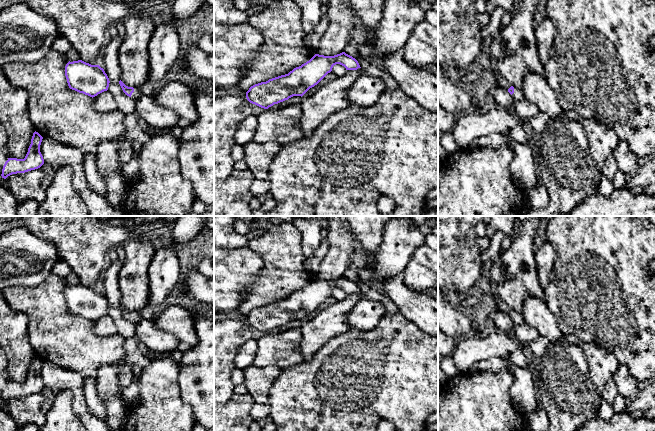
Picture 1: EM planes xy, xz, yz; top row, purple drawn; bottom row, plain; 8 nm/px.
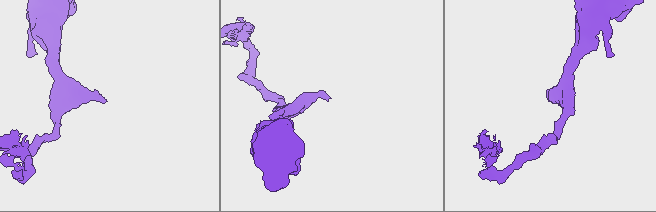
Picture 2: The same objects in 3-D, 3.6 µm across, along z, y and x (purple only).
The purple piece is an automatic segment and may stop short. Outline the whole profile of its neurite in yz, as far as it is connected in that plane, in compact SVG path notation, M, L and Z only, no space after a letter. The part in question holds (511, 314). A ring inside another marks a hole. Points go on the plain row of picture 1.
M511 310L508 313L508 316L512 319L512 322L514 324L520 324L524 321L524 317L523 317L522 313L519 313L519 312L516 312L516 311L513 311L513 310Z

